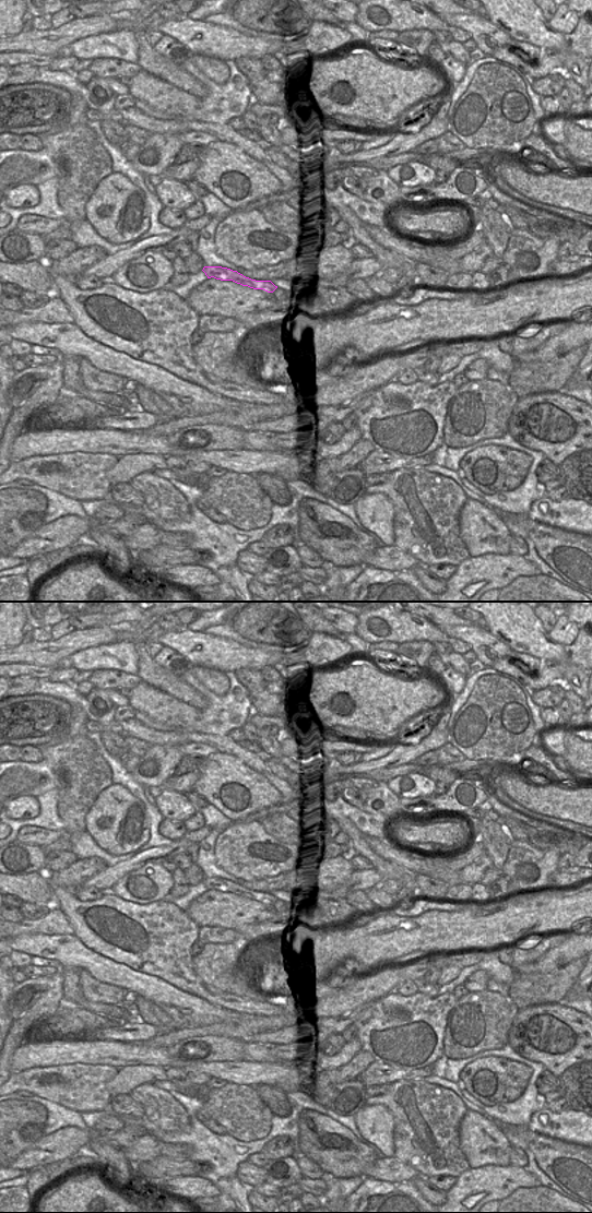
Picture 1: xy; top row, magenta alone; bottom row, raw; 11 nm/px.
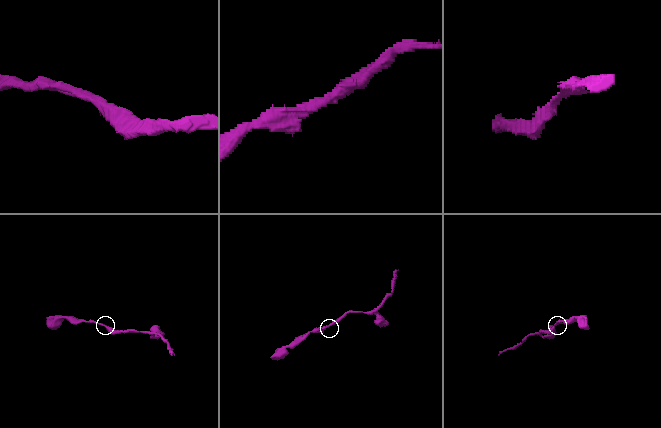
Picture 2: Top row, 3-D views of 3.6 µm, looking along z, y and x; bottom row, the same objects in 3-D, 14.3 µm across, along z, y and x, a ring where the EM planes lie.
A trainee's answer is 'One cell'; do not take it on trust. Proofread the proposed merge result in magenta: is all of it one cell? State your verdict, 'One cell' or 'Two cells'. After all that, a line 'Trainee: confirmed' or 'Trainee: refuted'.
One cell.
Trainee: confirmed

